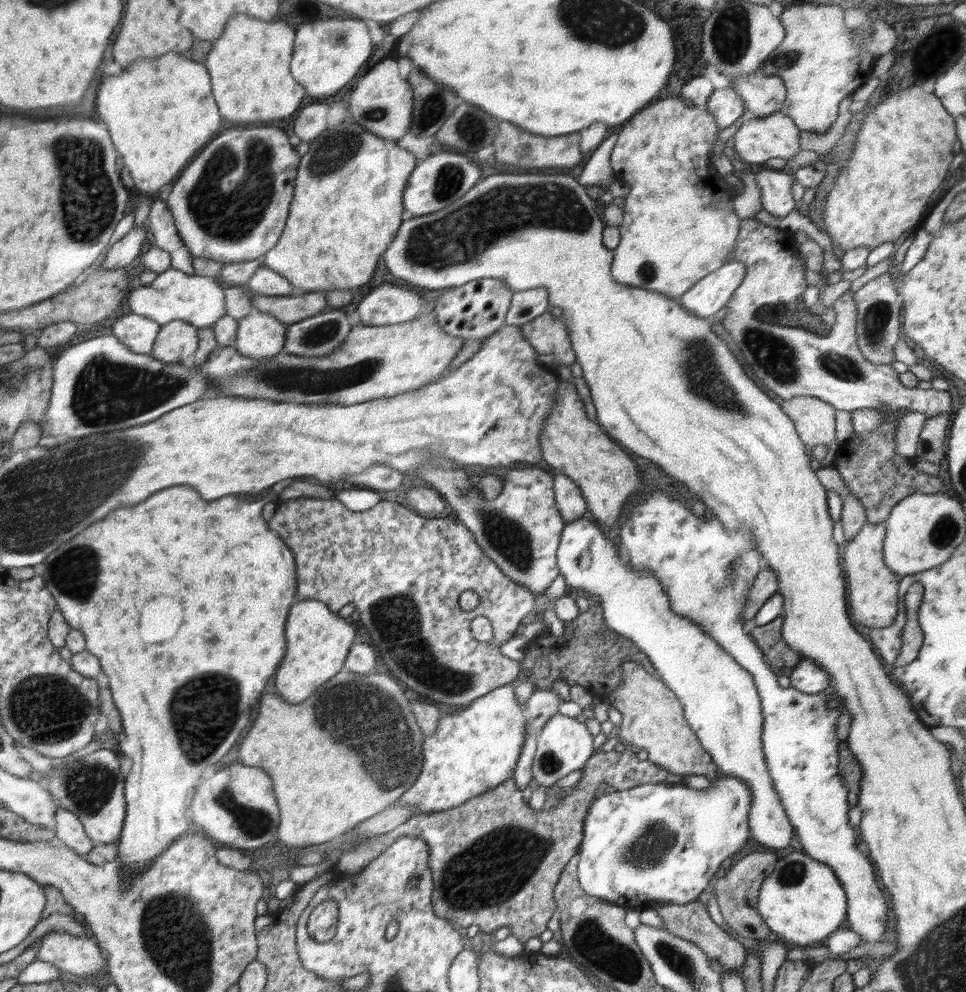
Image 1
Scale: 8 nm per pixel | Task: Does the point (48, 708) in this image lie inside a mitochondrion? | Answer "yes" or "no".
yes

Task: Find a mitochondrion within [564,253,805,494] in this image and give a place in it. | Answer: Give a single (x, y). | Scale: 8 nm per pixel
(704, 380)

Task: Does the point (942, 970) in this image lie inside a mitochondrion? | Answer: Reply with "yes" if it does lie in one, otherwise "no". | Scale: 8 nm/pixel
yes

